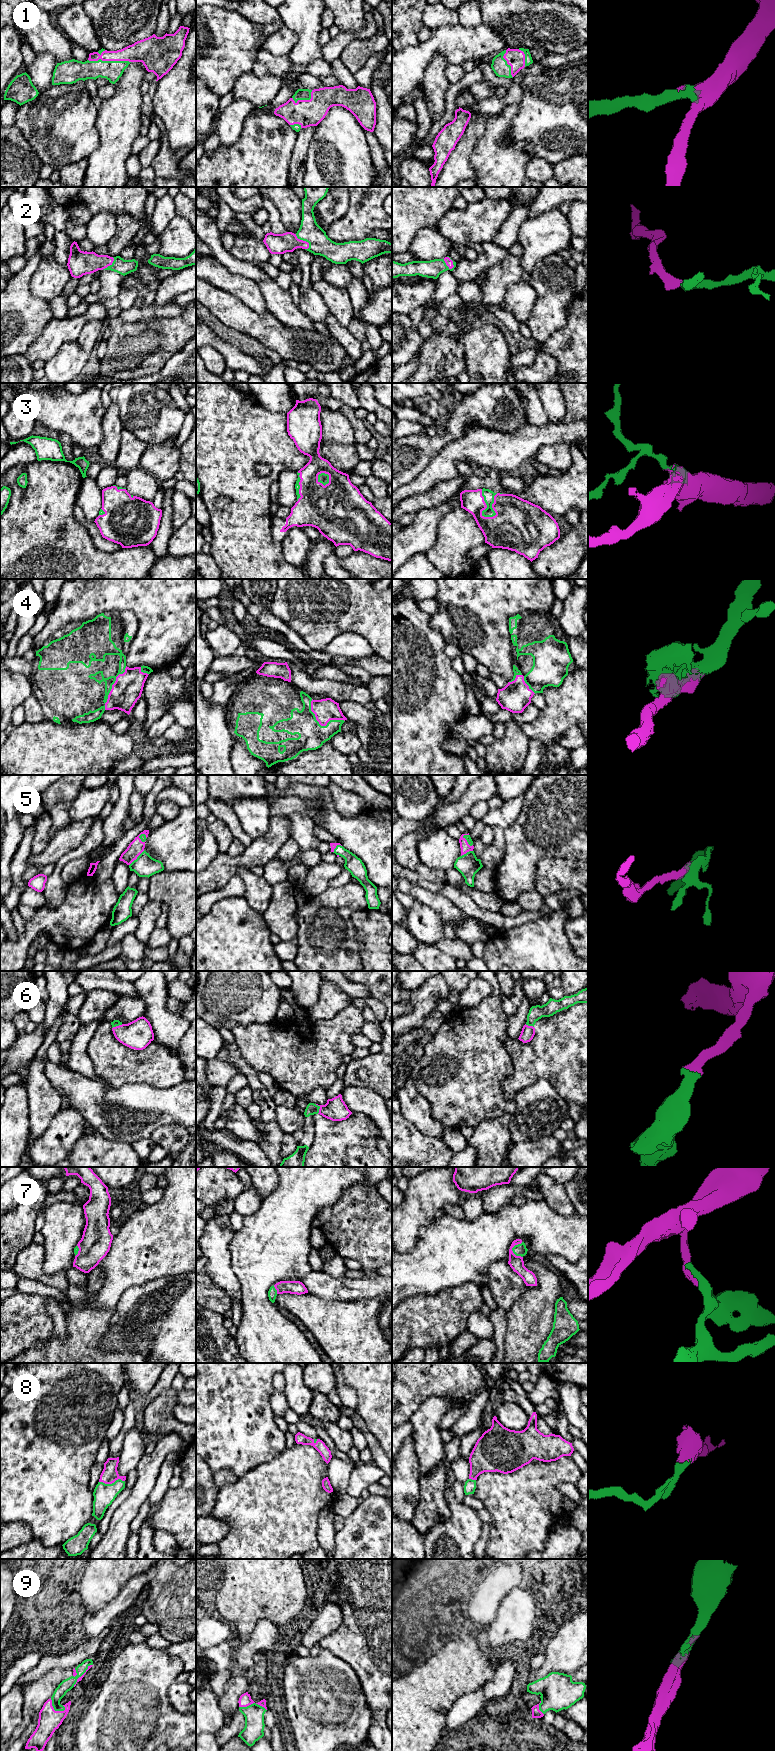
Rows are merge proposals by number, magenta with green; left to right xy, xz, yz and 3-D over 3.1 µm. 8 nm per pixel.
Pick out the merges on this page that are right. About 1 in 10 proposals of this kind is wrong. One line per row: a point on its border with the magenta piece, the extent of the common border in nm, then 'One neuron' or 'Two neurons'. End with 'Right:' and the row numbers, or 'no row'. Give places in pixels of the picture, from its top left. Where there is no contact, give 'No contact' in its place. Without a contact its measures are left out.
1: Touches magenta at xy (109, 60). Shared border 340 nm. One neuron
2: Touches magenta at yz (452, 263). Shared border 120 nm. One neuron
3: Touches magenta at yz (486, 507). Shared border 240 nm. One neuron
4: Touches magenta at xz (320, 724). Shared border 320 nm. One neuron
5: Touches magenta at yz (466, 840). Shared border 120 nm. One neuron
6: Touches magenta at xz (320, 1108). Shared border 80 nm. One neuron
7: Touches magenta at yz (513, 1246). Shared border 130 nm. One neuron
8: Touches magenta at xy (111, 1483). Shared border 200 nm. One neuron
9: Touches magenta at xz (253, 1702). Shared border 220 nm. One neuron
Right: 1, 2, 3, 4, 5, 6, 7, 8, 9

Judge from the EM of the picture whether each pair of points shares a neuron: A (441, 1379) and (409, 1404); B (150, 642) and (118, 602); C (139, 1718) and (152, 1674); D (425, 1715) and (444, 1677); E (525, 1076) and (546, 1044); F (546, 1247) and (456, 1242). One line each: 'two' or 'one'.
A: one
B: one
C: one
D: one
E: one
F: one

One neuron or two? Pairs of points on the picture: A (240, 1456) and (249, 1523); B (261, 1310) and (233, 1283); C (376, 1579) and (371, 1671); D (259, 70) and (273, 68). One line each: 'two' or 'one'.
A: two
B: two
C: one
D: one

